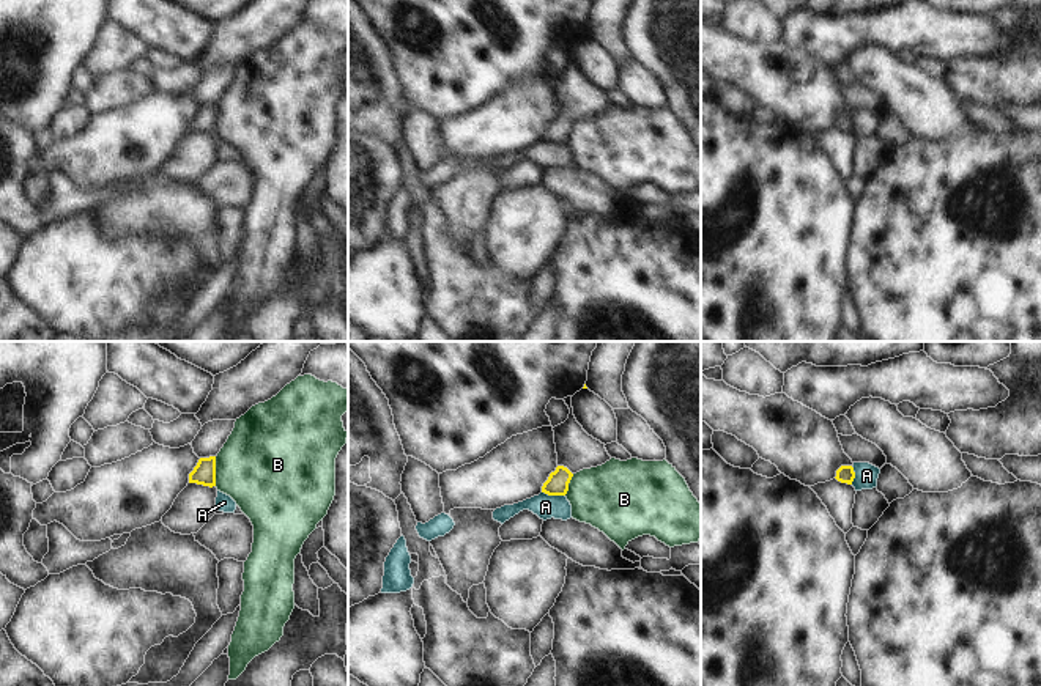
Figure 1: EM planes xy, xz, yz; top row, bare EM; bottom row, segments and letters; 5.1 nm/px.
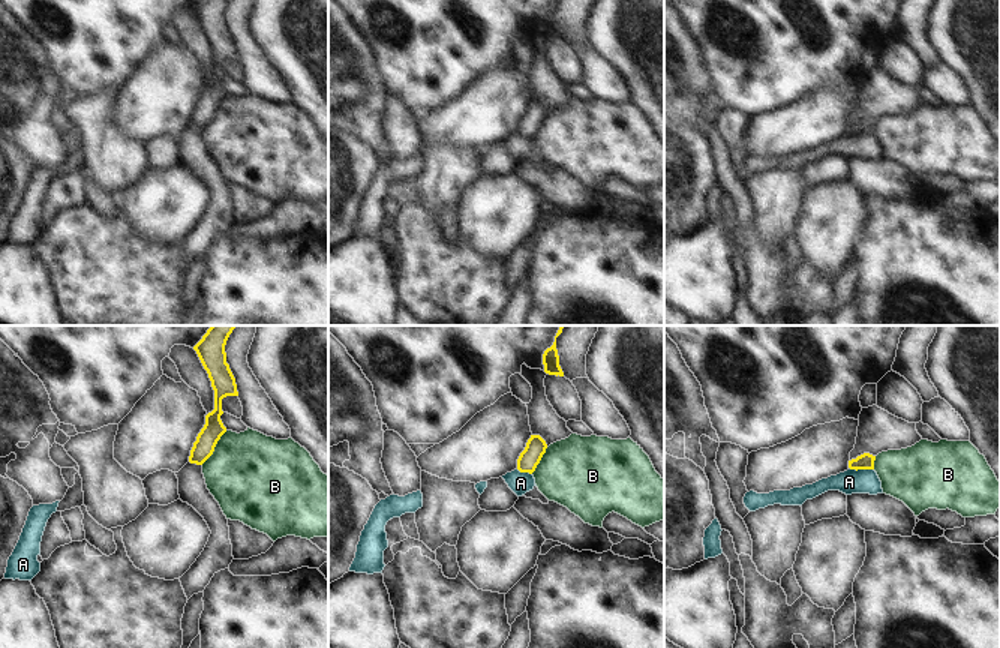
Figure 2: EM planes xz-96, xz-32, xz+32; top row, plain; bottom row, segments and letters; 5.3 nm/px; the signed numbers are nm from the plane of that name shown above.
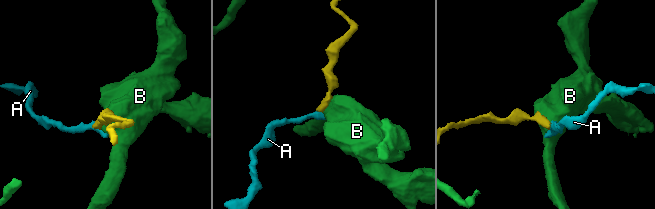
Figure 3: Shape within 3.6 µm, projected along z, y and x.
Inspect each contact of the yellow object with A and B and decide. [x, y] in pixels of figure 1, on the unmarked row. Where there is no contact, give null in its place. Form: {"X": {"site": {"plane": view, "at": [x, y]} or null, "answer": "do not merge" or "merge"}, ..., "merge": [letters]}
{"A": {"site": {"plane": "xz", "at": [553, 142]}, "answer": "do not merge"}, "B": {"site": {"plane": "xy", "at": [214, 118]}, "answer": "do not merge"}, "merge": []}

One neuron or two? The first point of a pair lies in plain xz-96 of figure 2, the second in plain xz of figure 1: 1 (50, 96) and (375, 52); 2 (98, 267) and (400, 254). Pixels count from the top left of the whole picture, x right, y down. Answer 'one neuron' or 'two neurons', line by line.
1: one neuron
2: two neurons

